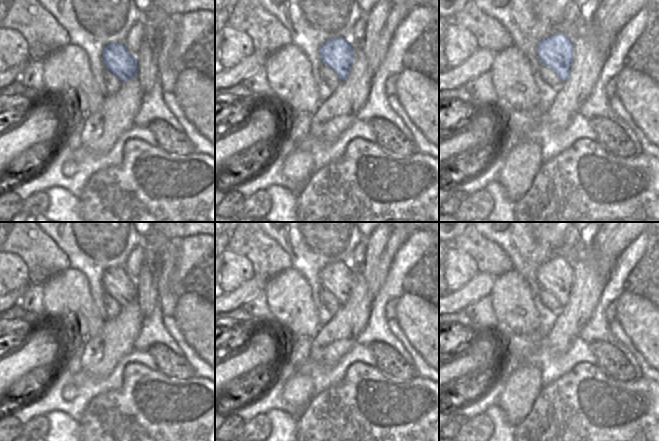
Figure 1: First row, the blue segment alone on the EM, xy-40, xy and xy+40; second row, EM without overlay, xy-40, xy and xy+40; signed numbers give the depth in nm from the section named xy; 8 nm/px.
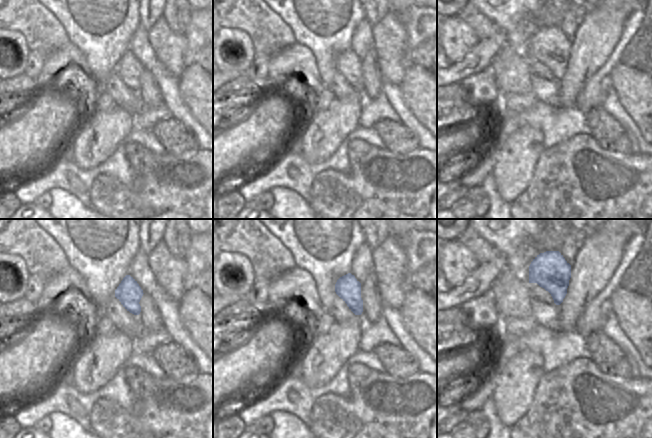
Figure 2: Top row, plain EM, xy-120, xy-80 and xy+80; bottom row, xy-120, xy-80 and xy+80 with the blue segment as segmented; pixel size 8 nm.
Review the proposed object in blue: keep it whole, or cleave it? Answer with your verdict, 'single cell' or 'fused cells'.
fused cells

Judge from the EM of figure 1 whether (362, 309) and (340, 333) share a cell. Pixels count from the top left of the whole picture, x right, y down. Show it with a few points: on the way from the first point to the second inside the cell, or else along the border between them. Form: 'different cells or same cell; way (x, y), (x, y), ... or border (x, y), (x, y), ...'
same cell; way (356, 315), (344, 327)

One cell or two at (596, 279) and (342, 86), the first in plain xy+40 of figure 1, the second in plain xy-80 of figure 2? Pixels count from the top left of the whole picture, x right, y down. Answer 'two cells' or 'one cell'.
two cells

